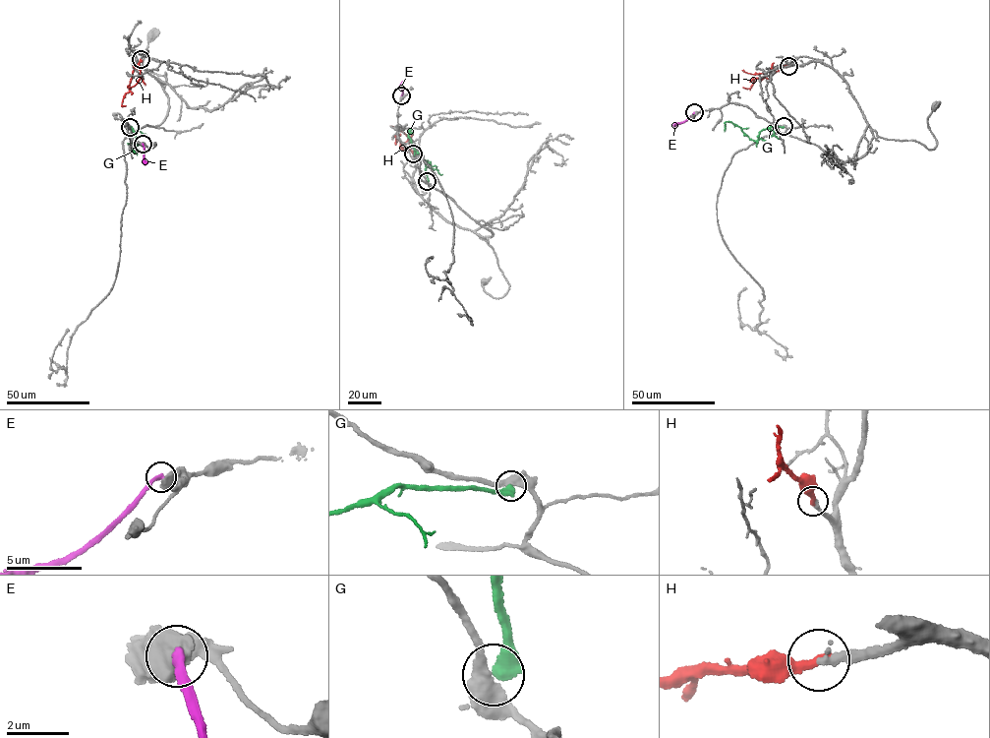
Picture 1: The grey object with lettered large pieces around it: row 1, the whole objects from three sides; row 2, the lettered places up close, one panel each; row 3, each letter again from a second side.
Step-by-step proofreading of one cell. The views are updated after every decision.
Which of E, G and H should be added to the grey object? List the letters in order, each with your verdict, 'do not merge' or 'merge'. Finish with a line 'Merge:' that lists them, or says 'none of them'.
E: do not merge
G: do not merge
H: merge
Merge: H

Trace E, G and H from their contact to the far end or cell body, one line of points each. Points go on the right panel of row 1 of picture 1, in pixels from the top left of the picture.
E: (694, 112), (673, 125)
G: (783, 126), (762, 130), (755, 141), (729, 121), (725, 123), (724, 132)
H: (788, 66), (783, 66), (769, 79), (754, 79), (750, 88), (743, 88)

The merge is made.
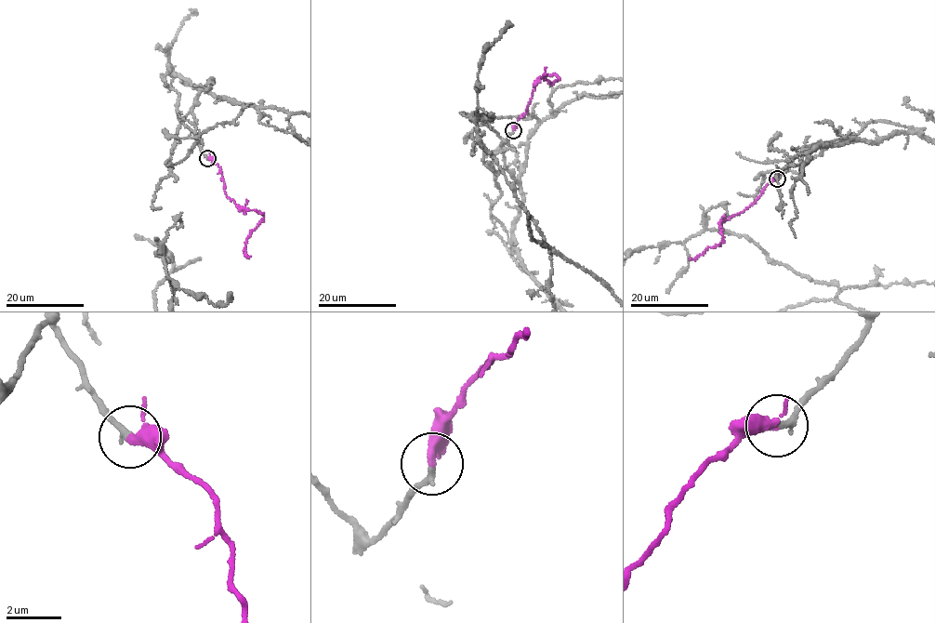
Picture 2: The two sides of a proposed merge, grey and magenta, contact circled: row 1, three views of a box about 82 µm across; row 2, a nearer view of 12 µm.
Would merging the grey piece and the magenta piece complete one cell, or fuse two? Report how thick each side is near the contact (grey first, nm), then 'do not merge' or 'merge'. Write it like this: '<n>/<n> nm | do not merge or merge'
240/260 nm | merge

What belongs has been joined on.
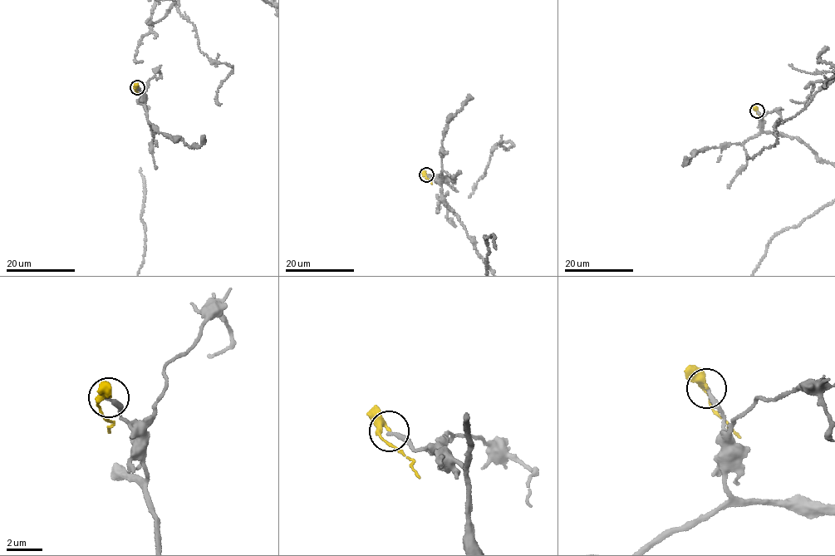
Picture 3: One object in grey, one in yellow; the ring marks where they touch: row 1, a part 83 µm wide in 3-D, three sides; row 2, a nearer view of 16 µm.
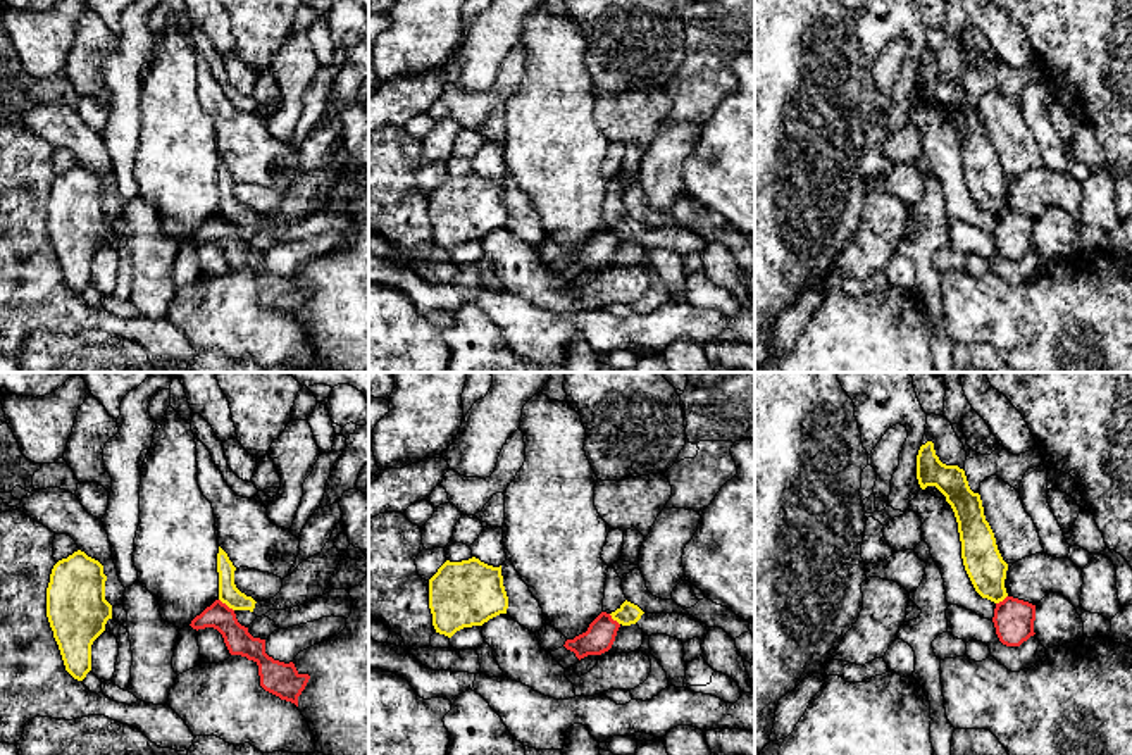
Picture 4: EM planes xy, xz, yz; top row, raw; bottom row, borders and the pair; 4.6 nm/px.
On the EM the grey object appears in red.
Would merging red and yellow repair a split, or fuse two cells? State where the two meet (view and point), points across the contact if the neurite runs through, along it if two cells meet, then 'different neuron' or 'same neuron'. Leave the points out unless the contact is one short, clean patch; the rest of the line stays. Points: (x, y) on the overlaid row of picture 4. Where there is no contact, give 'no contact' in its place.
contact xy (224, 604); border xy (219, 599), (233, 611); different neuron

